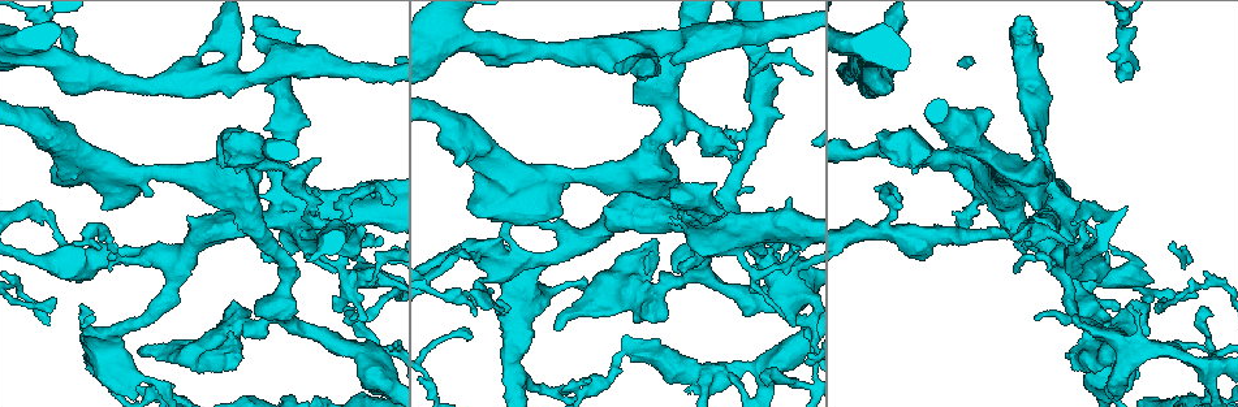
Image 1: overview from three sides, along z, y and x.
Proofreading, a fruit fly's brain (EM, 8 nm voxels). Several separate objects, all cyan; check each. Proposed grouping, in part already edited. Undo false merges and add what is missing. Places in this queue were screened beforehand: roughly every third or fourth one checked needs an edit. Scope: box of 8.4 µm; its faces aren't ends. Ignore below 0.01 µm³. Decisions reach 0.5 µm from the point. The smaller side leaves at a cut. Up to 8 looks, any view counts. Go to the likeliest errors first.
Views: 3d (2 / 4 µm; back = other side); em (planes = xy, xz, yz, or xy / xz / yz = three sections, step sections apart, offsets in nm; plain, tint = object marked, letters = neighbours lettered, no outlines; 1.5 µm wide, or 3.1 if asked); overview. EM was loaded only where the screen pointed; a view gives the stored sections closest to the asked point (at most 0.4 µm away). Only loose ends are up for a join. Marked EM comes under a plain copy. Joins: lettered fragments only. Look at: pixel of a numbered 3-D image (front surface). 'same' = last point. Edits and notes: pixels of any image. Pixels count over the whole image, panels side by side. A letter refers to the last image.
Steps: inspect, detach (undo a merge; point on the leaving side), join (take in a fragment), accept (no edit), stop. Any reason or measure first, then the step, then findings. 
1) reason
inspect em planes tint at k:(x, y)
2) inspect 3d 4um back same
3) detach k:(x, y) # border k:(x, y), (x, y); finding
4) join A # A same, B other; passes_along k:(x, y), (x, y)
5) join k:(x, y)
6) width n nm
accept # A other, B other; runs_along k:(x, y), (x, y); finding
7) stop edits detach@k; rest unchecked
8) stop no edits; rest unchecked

thin end
inspect 3d 4um back at 1:(1138, 66)

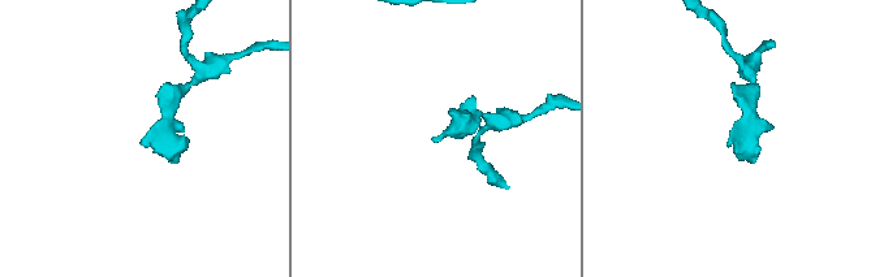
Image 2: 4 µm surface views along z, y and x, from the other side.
inspect em xy step 4 letters at 2:(143, 144)

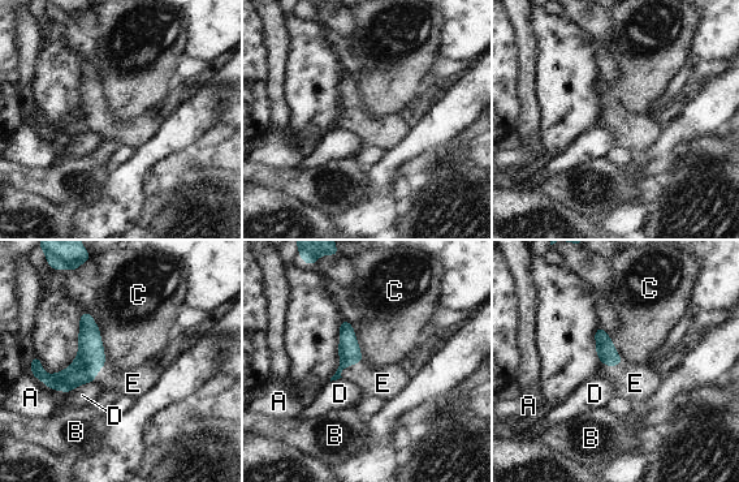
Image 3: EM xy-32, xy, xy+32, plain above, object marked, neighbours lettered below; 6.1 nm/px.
join E # A other, B other, C other, D other, E same; passes_along 3:(349, 352), (350, 364), (383, 383); it goes on there

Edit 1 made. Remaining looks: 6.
inspect overview

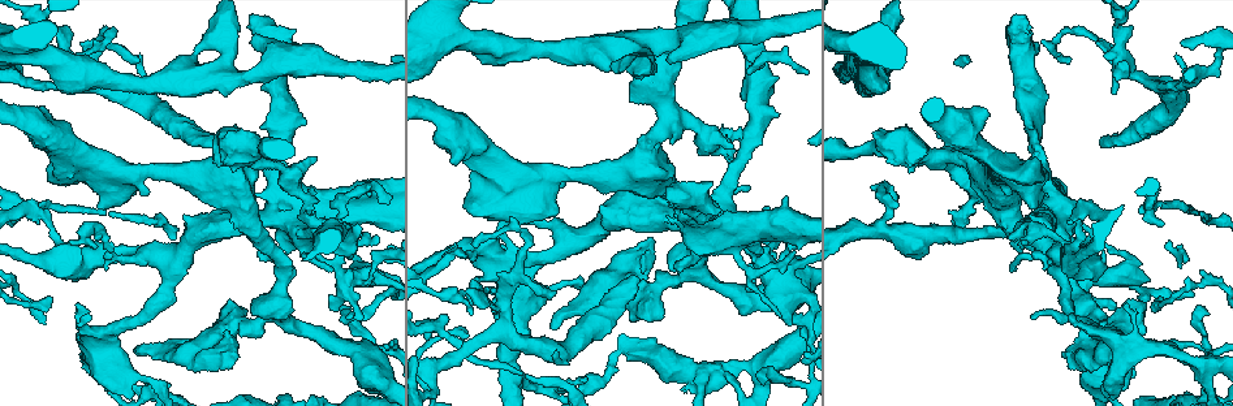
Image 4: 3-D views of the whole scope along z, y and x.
tapers out
inspect em xy step 4 letters at 4:(350, 316)

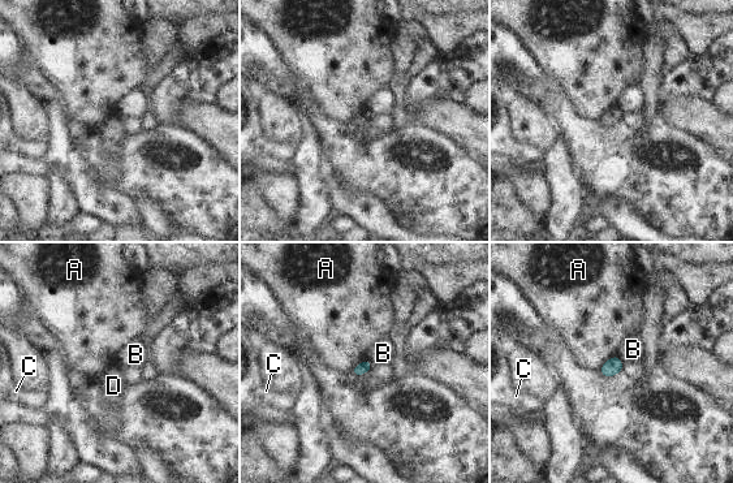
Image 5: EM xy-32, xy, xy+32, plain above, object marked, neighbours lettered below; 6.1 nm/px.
accept # A other, B other, C other, D other; none of them fits

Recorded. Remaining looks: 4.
stops while still wide
inspect em xz step 4 tint at 4:(659, 172)

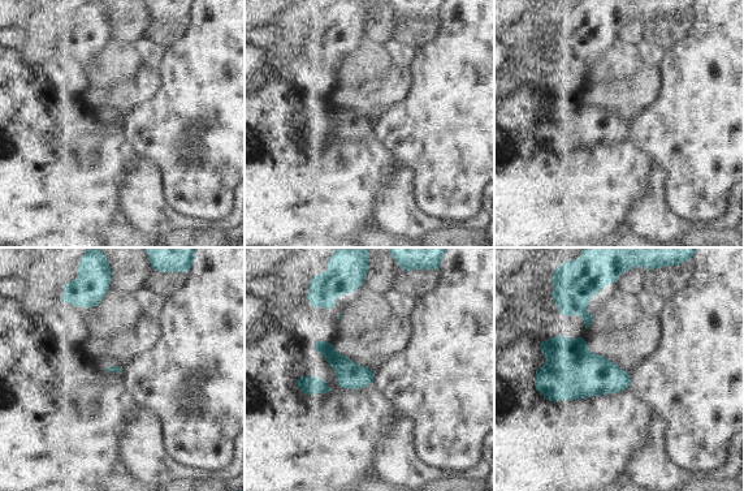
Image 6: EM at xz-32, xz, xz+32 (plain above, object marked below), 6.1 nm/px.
inspect em planes letters same

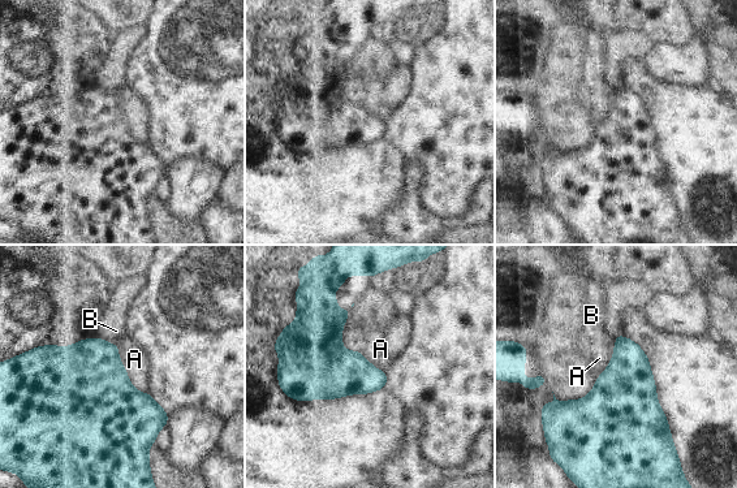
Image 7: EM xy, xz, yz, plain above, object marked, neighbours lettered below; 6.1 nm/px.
accept # A other, B other; border 7:(617, 333), (594, 387), (556, 400); no lettered fragment goes on from it

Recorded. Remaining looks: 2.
stop edits join@3; rest unchecked

